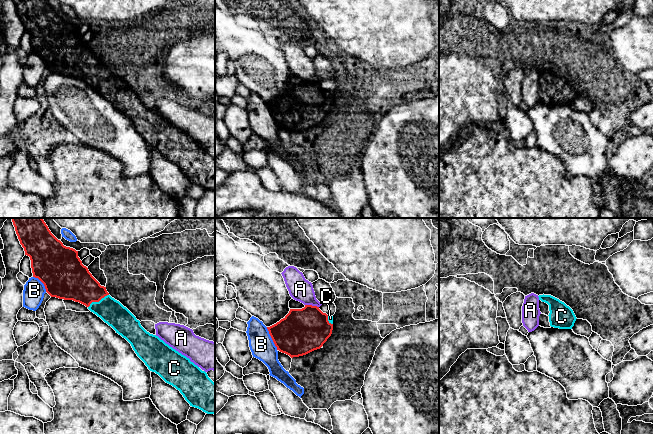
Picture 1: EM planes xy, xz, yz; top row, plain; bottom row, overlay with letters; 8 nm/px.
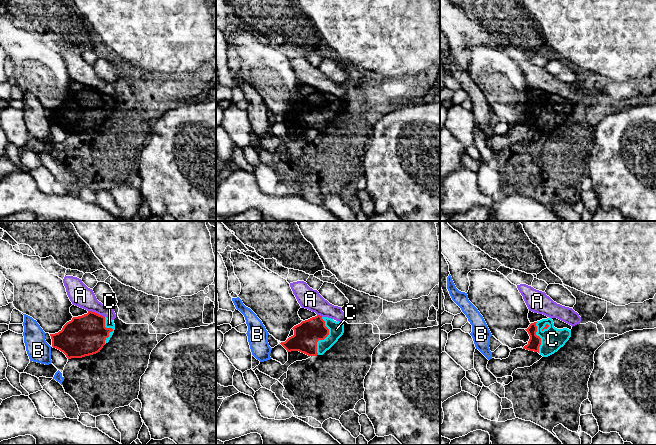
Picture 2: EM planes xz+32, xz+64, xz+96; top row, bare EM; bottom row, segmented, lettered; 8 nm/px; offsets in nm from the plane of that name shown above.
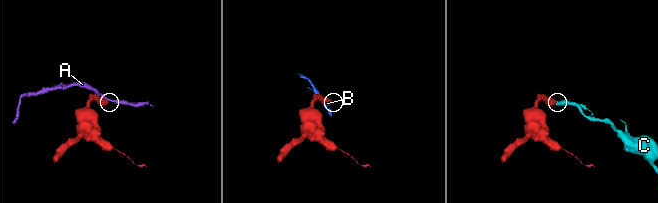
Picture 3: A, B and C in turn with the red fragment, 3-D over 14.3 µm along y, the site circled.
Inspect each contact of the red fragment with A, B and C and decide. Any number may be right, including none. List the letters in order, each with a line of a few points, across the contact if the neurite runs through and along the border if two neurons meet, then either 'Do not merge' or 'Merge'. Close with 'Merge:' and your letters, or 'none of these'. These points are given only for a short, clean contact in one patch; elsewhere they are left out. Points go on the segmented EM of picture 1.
A: Do not merge
B: Do not merge
C: Line: xy (73, 281), (83, 287), (97, 301), (111, 311). Merge
Merge: C

